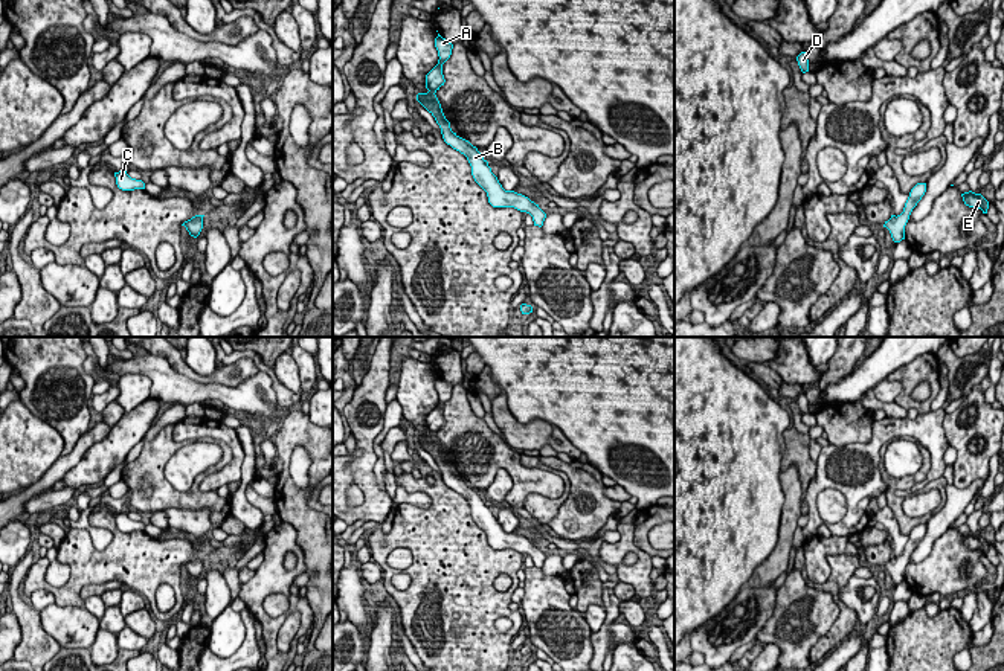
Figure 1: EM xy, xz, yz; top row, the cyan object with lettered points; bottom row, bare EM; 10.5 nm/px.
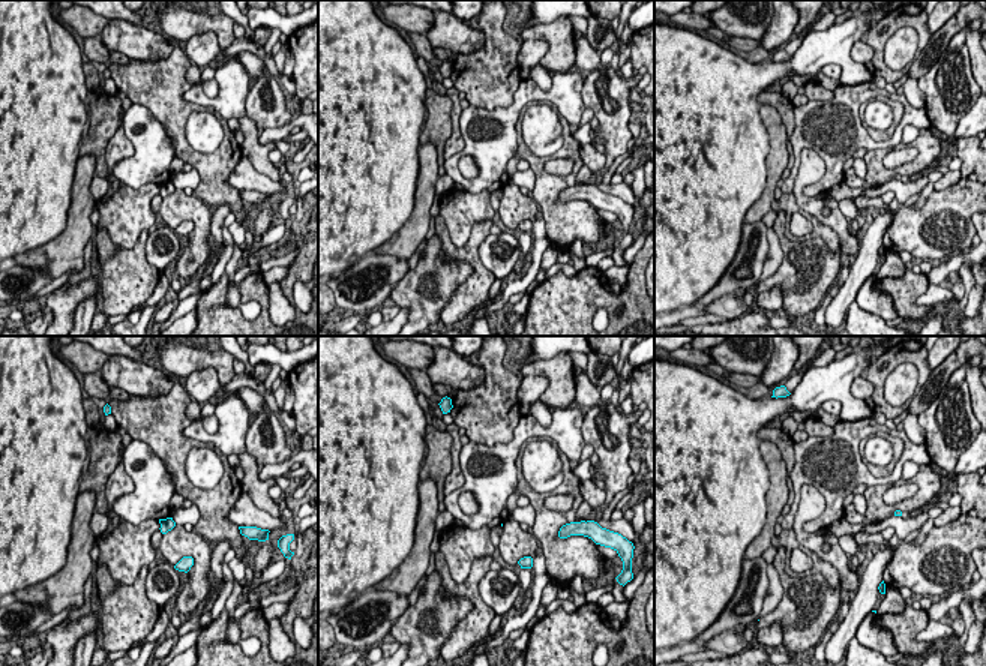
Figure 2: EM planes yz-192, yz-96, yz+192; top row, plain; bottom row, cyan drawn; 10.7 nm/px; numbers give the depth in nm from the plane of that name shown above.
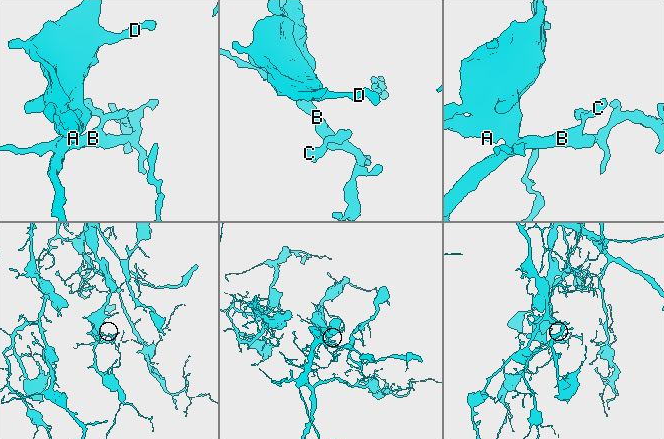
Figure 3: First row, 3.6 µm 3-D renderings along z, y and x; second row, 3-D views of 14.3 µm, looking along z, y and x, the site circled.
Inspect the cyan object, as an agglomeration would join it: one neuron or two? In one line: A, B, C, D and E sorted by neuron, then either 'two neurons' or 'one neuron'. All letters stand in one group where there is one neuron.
groups A B C D E; one neuron

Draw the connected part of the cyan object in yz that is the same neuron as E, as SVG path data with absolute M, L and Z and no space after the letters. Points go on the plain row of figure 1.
M972 532L961 535L963 543L969 549L978 549L983 552L983 555L987 555L989 543L981 537L975 535Z

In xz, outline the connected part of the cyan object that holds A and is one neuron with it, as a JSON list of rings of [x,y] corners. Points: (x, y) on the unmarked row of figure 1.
[[[438,375],[435,380],[435,389],[439,401],[438,406],[426,416],[426,430],[429,433],[418,435],[417,442],[435,459],[441,470],[444,483],[467,499],[471,508],[471,517],[475,523],[487,534],[488,544],[493,549],[514,549],[520,554],[526,554],[533,558],[534,567],[542,569],[546,555],[539,549],[539,546],[522,535],[505,532],[497,518],[491,514],[491,509],[488,508],[488,503],[484,500],[482,494],[479,494],[478,490],[468,482],[452,473],[450,464],[446,461],[435,435],[446,424],[442,406],[450,400],[453,386]]]

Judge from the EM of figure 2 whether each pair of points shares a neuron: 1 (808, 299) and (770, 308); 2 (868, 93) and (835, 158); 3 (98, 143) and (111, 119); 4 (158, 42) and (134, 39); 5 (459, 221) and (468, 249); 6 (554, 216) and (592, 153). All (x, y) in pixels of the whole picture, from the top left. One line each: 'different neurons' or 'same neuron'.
1: different neurons
2: same neuron
3: same neuron
4: same neuron
5: different neurons
6: different neurons

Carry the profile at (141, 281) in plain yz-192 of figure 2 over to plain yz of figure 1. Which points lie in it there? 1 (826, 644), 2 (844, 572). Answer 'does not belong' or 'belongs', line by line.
1: belongs
2: belongs

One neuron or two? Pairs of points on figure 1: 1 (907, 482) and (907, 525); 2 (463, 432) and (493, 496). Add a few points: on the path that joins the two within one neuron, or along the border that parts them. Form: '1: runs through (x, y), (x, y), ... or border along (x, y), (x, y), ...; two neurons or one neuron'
1: runs through (894, 488), (893, 500), (899, 513); one neuron
2: border along (501, 467), (511, 478), (511, 488), (505, 499); two neurons

